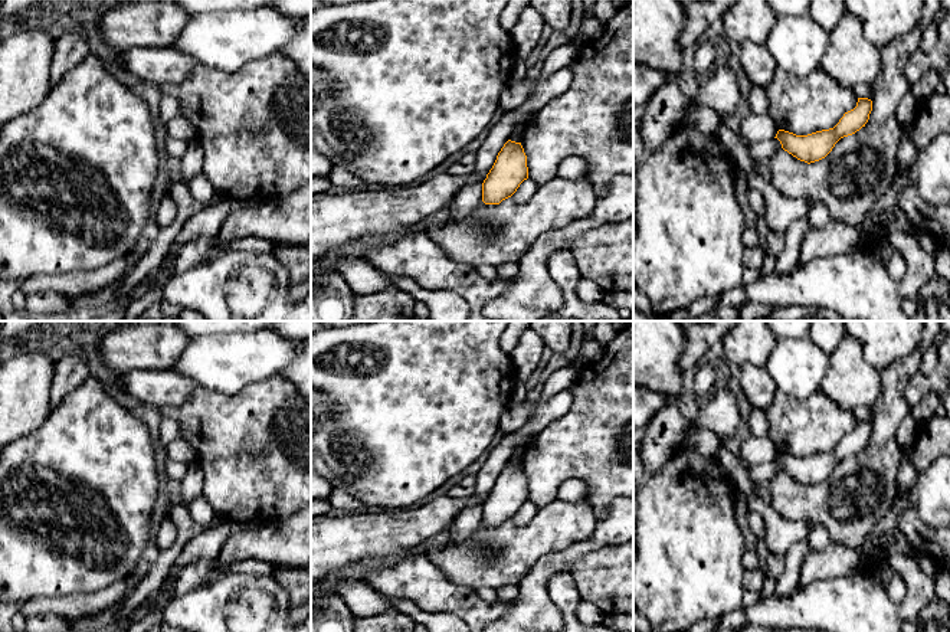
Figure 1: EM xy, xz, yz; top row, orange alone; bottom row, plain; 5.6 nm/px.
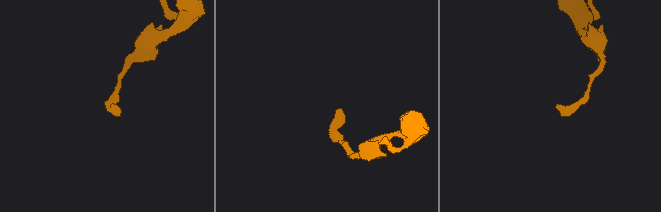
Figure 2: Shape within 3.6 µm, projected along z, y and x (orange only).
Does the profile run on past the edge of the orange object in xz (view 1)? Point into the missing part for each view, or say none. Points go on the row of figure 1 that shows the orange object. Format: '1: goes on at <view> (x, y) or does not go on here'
1: does not go on here

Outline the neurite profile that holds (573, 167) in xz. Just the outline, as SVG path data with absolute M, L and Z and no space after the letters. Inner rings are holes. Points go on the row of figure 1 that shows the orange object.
M567 157L557 168L557 177L566 180L580 180L587 171L587 163L582 157Z

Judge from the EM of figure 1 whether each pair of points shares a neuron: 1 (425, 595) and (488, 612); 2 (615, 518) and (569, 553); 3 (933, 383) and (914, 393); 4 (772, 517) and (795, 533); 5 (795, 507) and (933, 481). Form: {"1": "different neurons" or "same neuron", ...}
{"1": "same neuron", "2": "same neuron", "3": "same neuron", "4": "same neuron", "5": "different neurons"}

